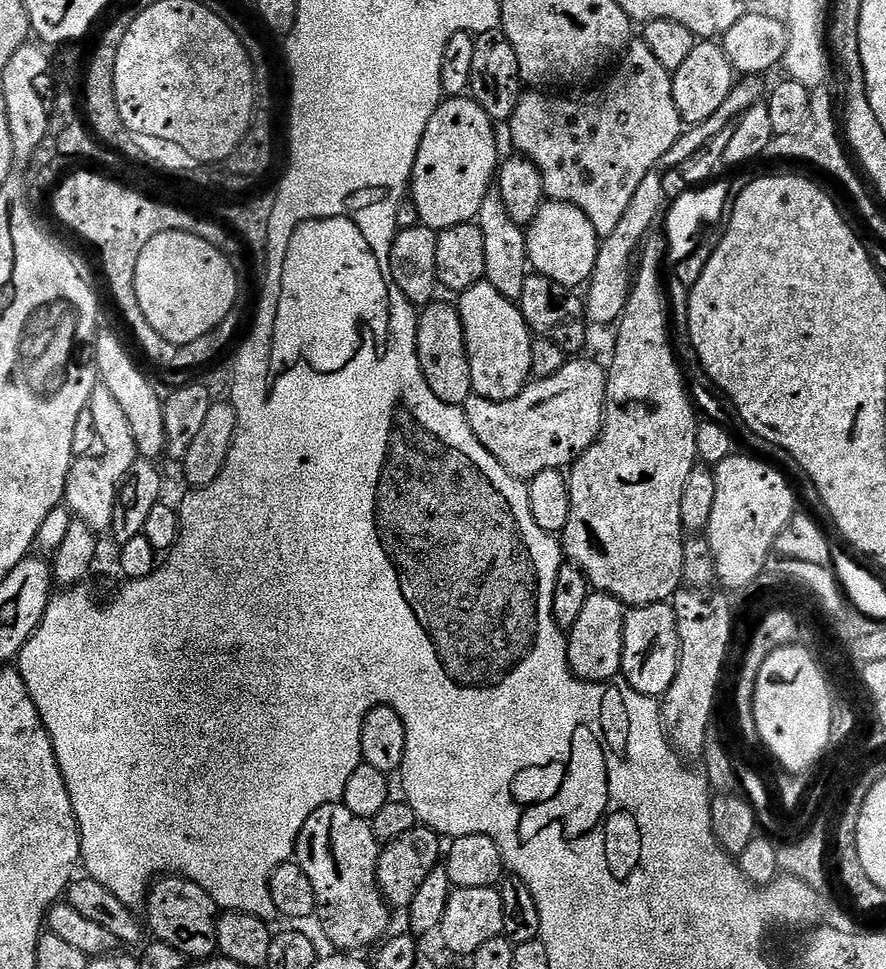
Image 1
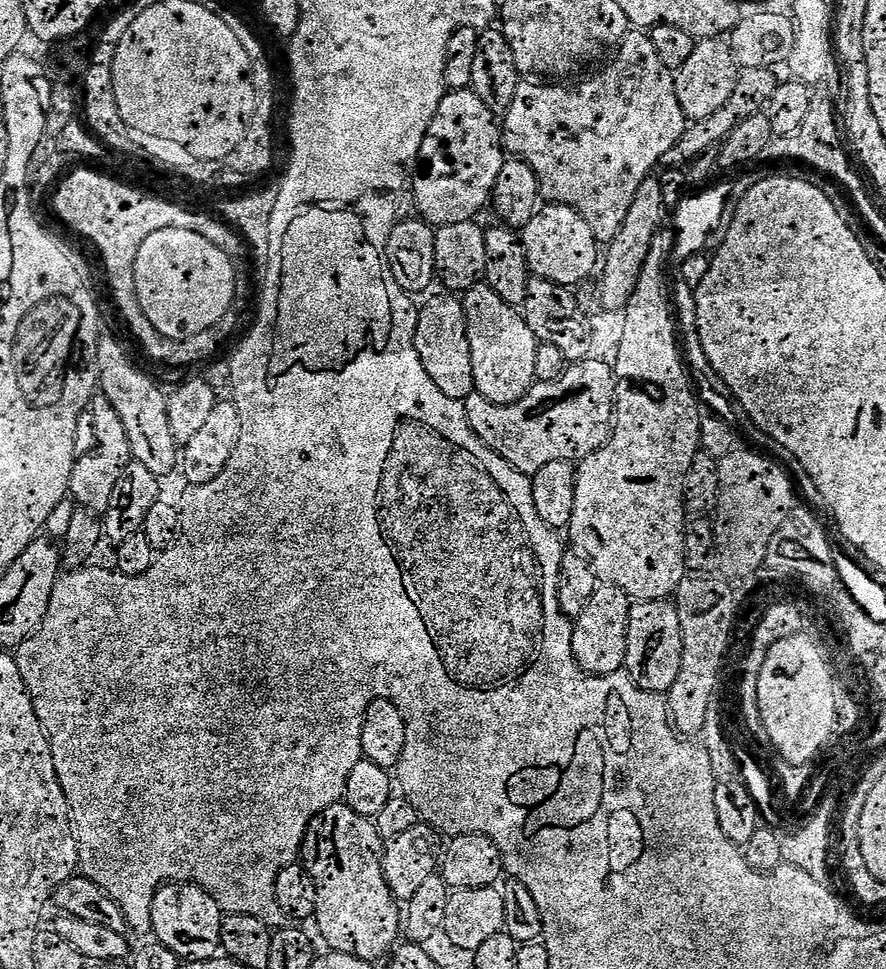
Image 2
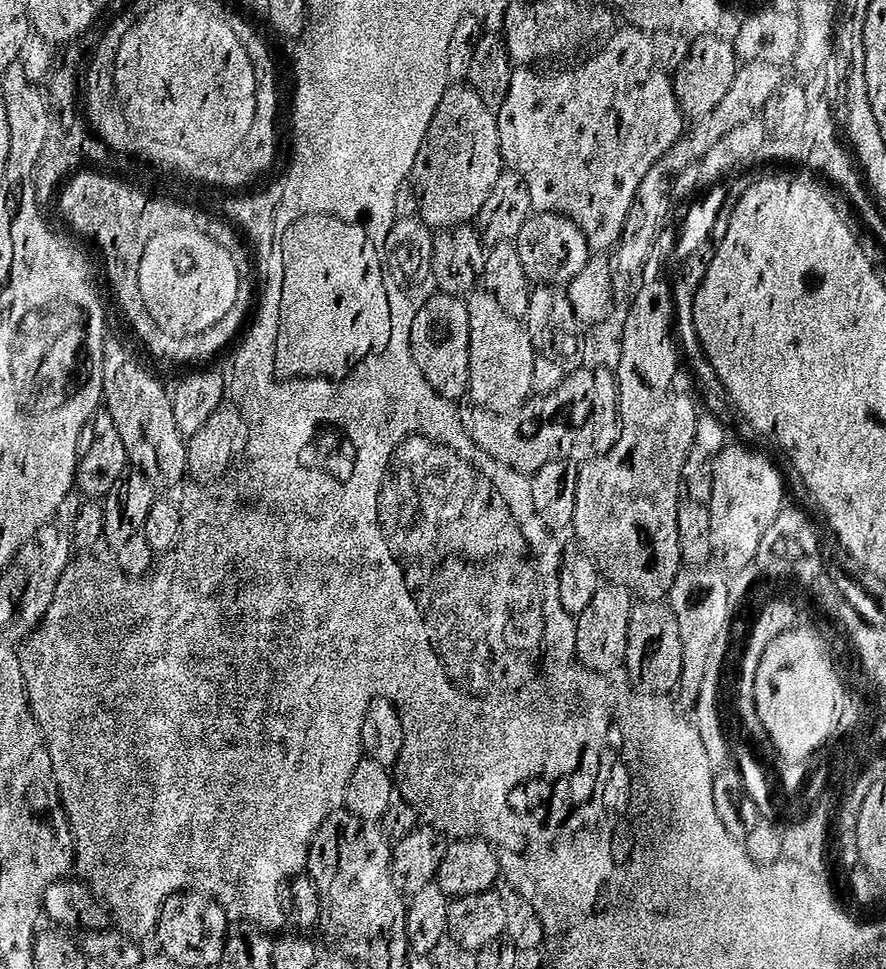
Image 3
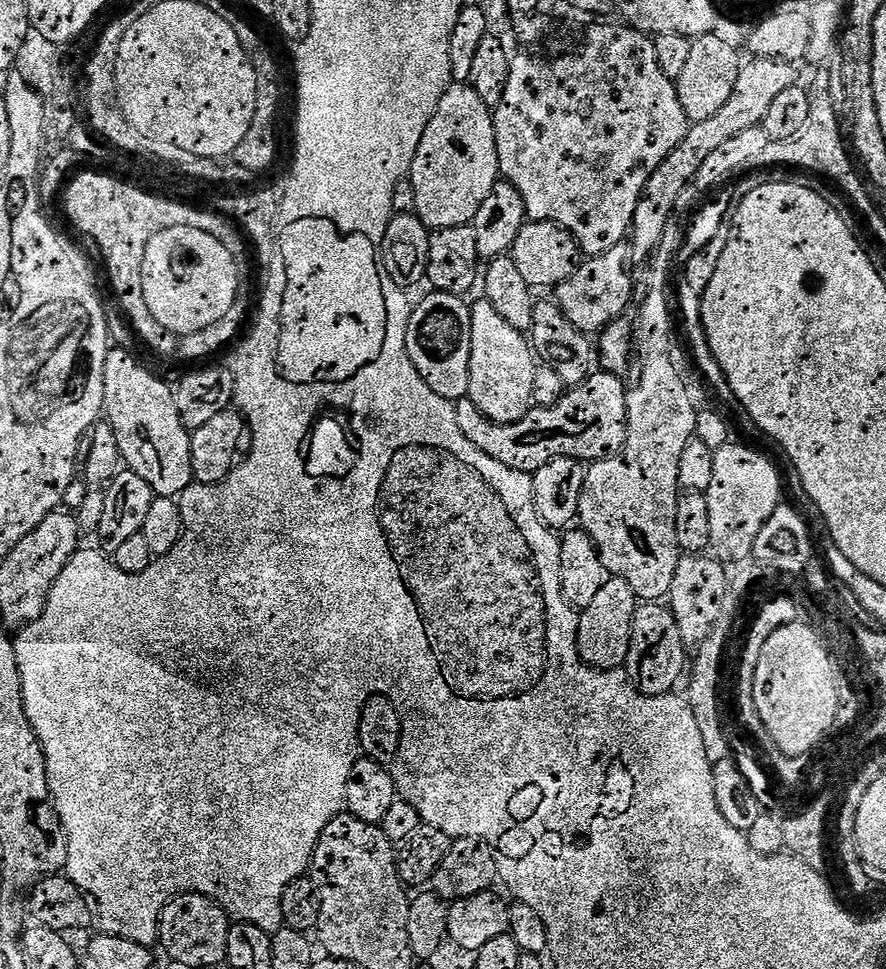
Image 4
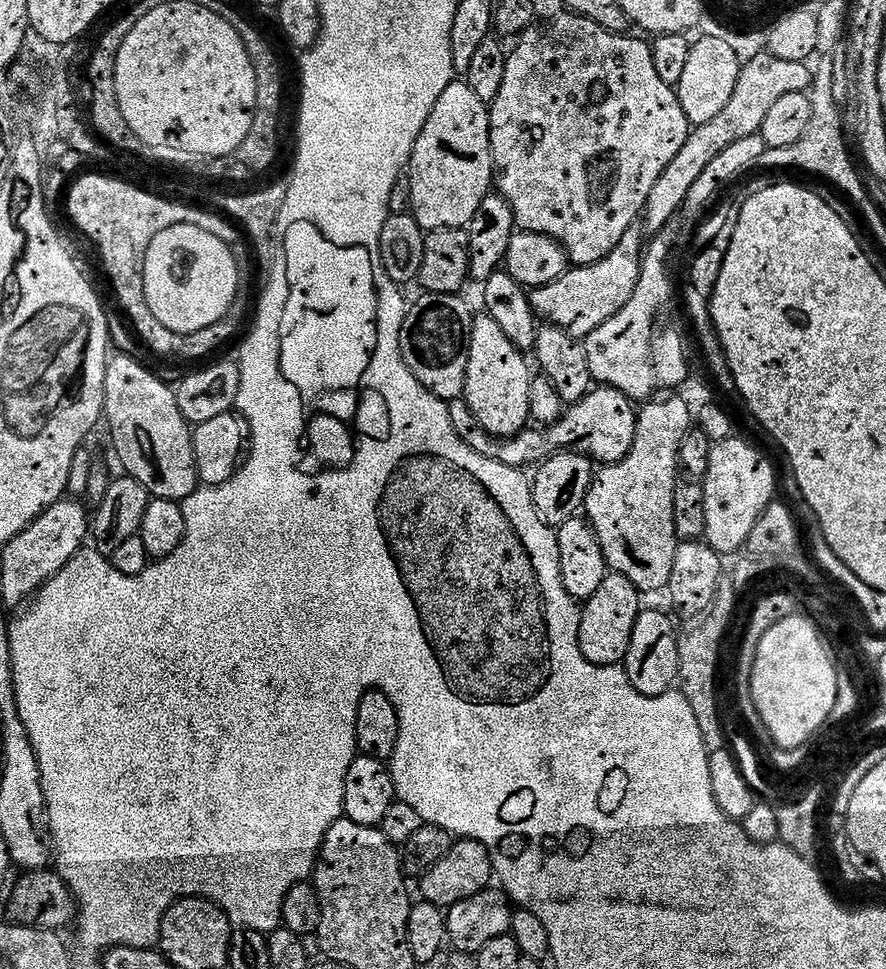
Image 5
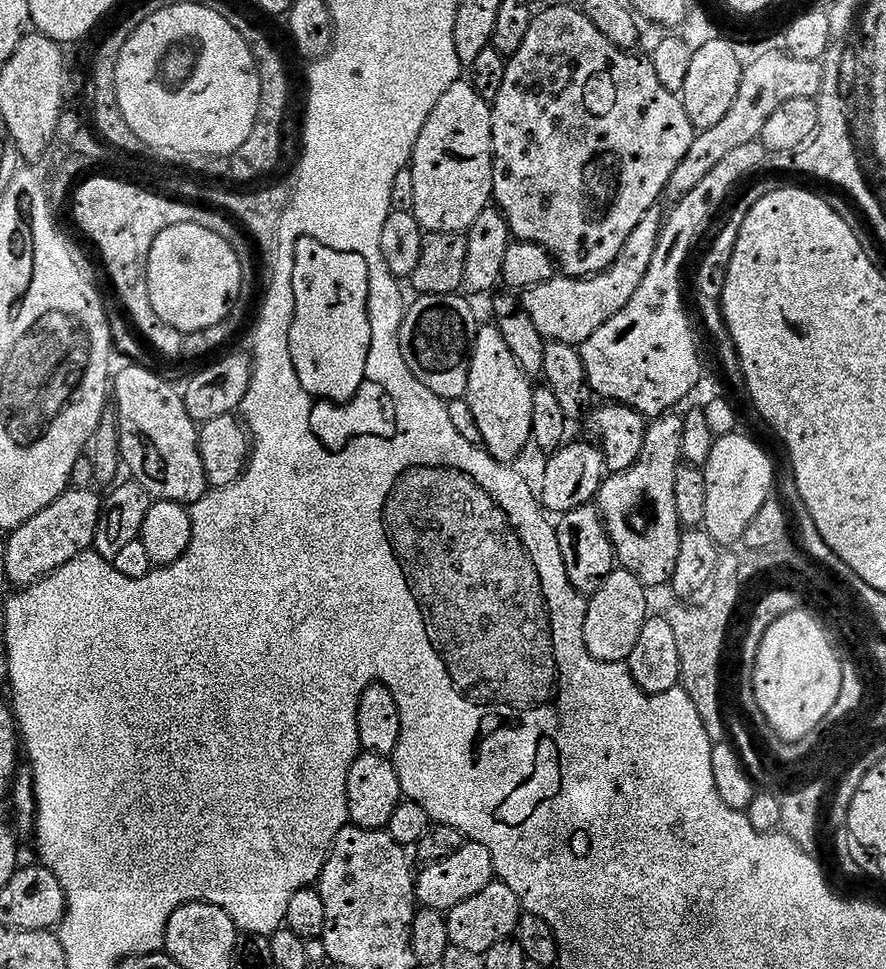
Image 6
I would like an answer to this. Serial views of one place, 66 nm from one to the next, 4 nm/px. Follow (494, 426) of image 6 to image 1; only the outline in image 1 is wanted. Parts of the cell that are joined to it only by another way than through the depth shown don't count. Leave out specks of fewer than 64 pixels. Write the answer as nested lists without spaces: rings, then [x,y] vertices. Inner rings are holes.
[[[481,282],[459,293],[458,307],[462,318],[462,330],[466,350],[470,358],[470,378],[473,393],[487,400],[513,400],[523,388],[528,387],[532,376],[532,342],[534,333],[520,312],[519,303],[508,300],[493,284]]]

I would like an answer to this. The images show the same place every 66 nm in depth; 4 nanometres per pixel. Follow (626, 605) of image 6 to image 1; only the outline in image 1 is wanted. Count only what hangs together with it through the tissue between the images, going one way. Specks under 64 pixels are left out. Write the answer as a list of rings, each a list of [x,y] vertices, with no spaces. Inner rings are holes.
[[[593,591],[588,595],[582,615],[567,633],[568,661],[578,679],[612,682],[621,675],[625,611],[625,605],[610,594]]]

